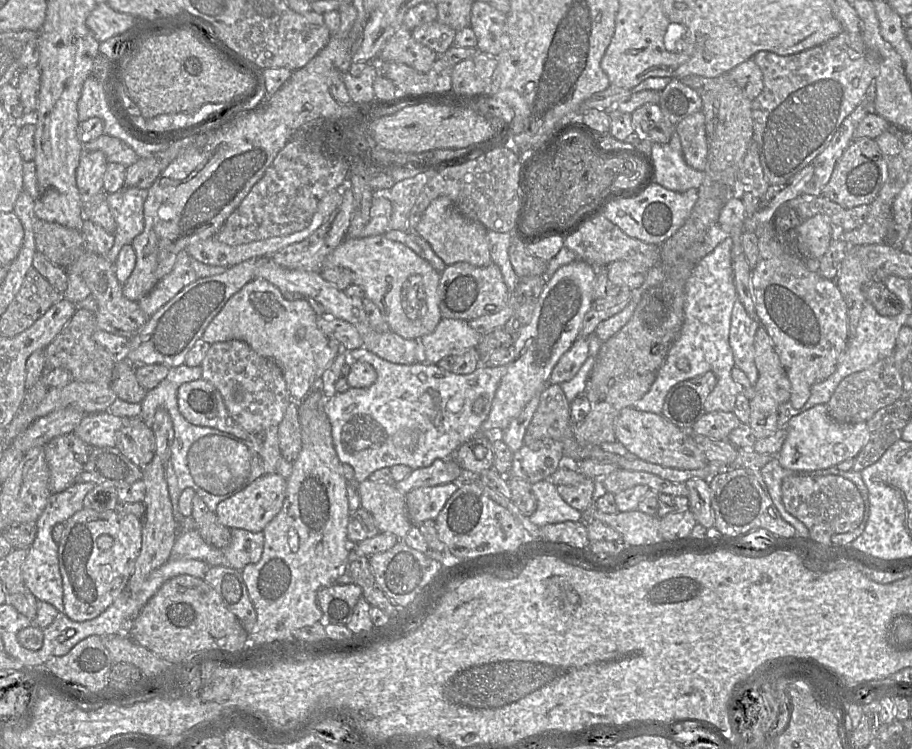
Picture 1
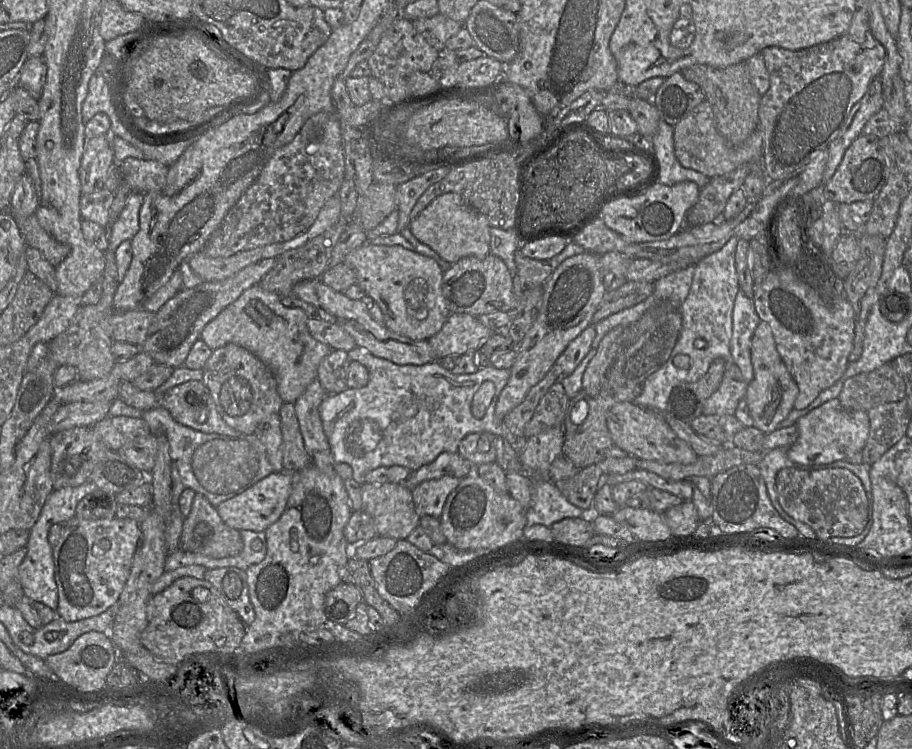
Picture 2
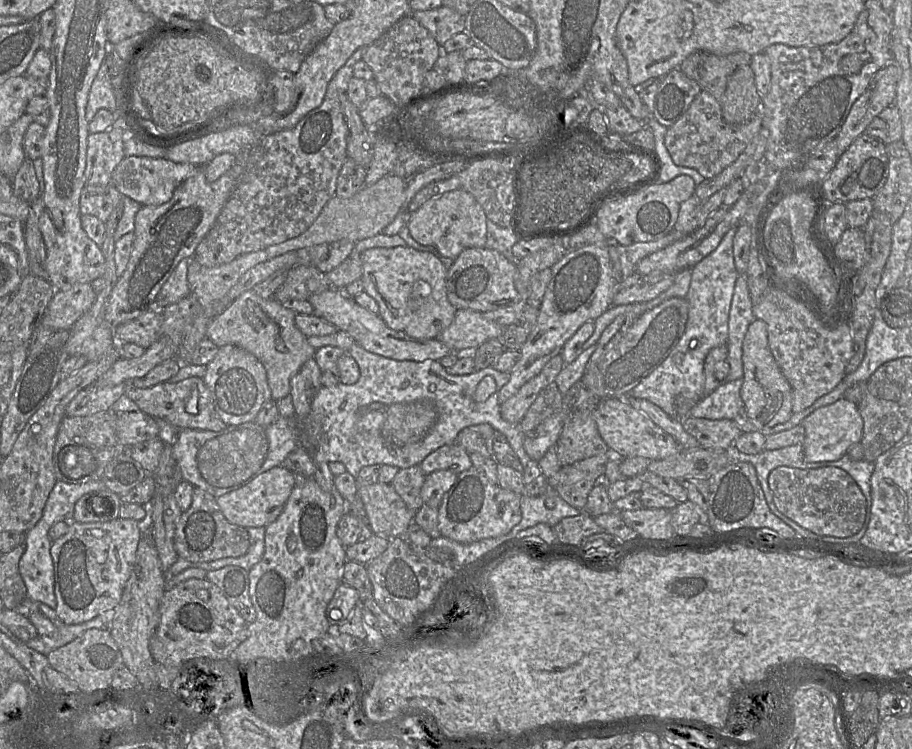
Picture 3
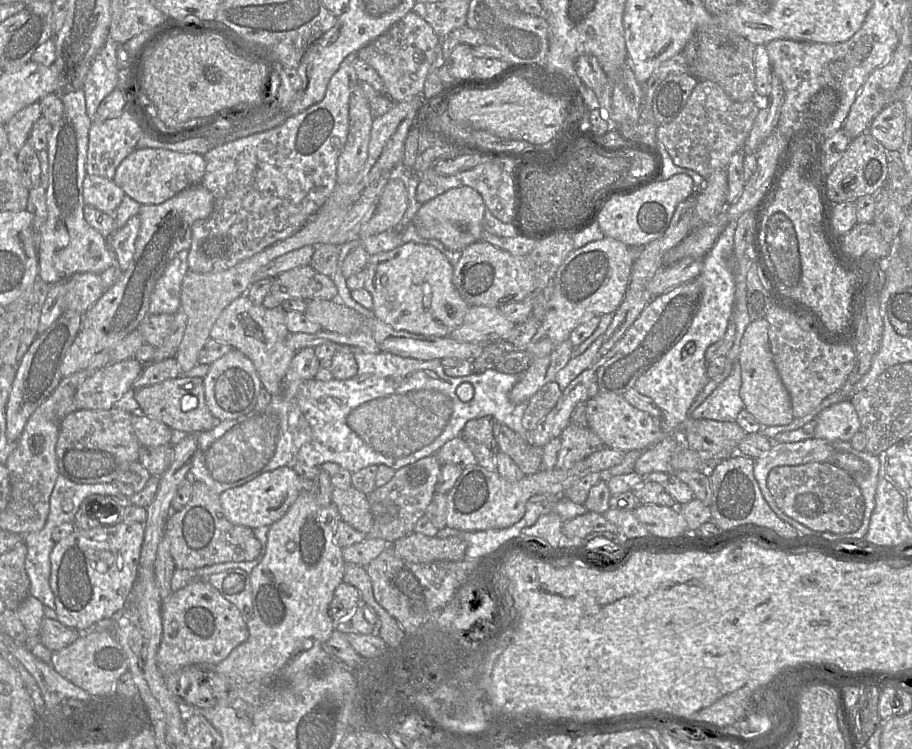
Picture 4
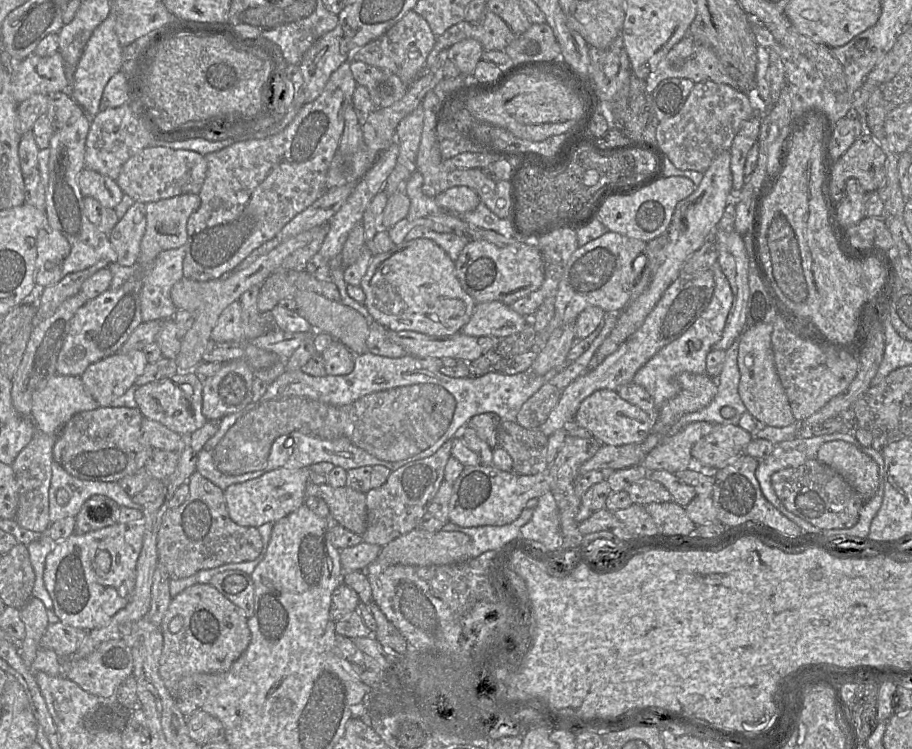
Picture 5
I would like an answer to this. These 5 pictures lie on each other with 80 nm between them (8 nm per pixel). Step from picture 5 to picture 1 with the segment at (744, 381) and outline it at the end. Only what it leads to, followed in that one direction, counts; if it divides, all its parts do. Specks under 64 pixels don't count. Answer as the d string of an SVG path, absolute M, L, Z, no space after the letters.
M761 325L755 334L754 347L758 380L754 385L754 397L749 401L749 425L756 438L760 439L772 435L778 429L779 407L790 401L792 386L770 336Z

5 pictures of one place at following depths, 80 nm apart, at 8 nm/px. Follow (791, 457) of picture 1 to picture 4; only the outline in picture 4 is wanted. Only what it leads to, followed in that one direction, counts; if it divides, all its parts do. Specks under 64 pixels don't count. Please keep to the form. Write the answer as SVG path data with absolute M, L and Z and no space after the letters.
M850 400L835 403L816 417L815 438L828 441L847 441L860 431L860 420Z

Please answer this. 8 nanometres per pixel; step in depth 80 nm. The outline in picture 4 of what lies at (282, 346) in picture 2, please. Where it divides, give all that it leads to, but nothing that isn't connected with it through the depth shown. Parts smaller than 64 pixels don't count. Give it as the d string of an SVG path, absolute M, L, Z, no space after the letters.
M243 294L233 300L220 314L210 331L210 338L230 345L247 356L259 375L262 386L271 395L280 394L284 377L296 351L287 345L290 333L285 324L286 312L281 306L268 309L255 305Z

